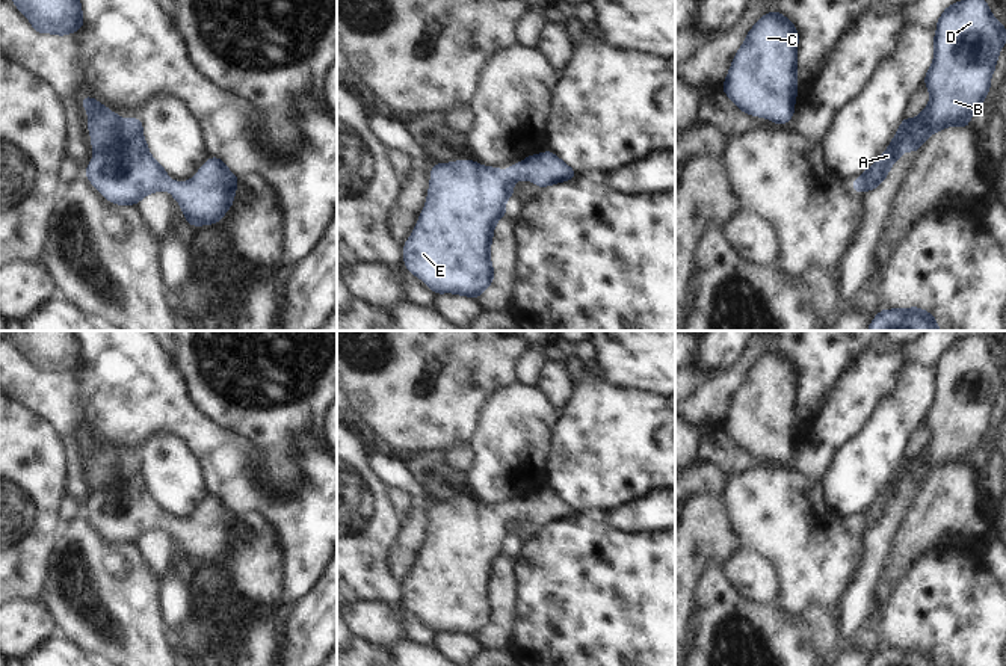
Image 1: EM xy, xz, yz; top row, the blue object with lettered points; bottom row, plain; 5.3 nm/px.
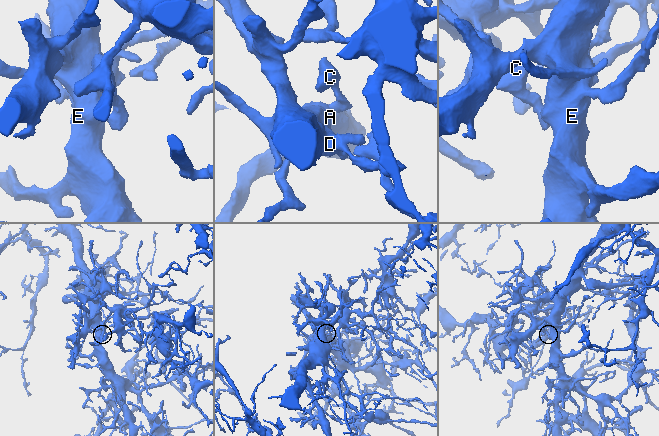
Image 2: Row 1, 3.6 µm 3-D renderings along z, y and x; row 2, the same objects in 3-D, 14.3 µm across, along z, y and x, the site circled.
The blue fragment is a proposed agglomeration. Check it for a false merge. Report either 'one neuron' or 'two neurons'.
one neuron

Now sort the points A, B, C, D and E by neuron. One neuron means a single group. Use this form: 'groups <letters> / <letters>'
groups A B C D E

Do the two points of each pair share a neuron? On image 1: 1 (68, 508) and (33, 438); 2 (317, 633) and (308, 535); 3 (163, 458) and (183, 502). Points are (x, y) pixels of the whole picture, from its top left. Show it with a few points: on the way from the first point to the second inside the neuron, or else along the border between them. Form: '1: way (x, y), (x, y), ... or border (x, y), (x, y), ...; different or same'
1: border (68, 496), (59, 506), (59, 520), (64, 527); different
2: border (320, 582), (295, 606); different
3: way (171, 468), (182, 491); same

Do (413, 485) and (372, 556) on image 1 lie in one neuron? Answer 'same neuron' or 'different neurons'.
different neurons

